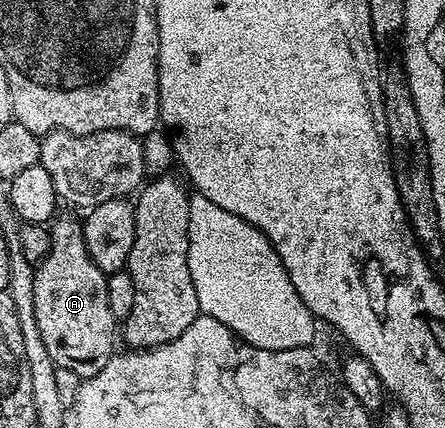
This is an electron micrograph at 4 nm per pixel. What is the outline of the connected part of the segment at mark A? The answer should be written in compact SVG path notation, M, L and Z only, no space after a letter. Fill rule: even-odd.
M59 215L49 228L51 246L45 259L35 265L33 311L55 368L65 368L86 379L97 375L117 352L117 318L109 311L107 274L93 263L89 247L85 247L82 220Z

